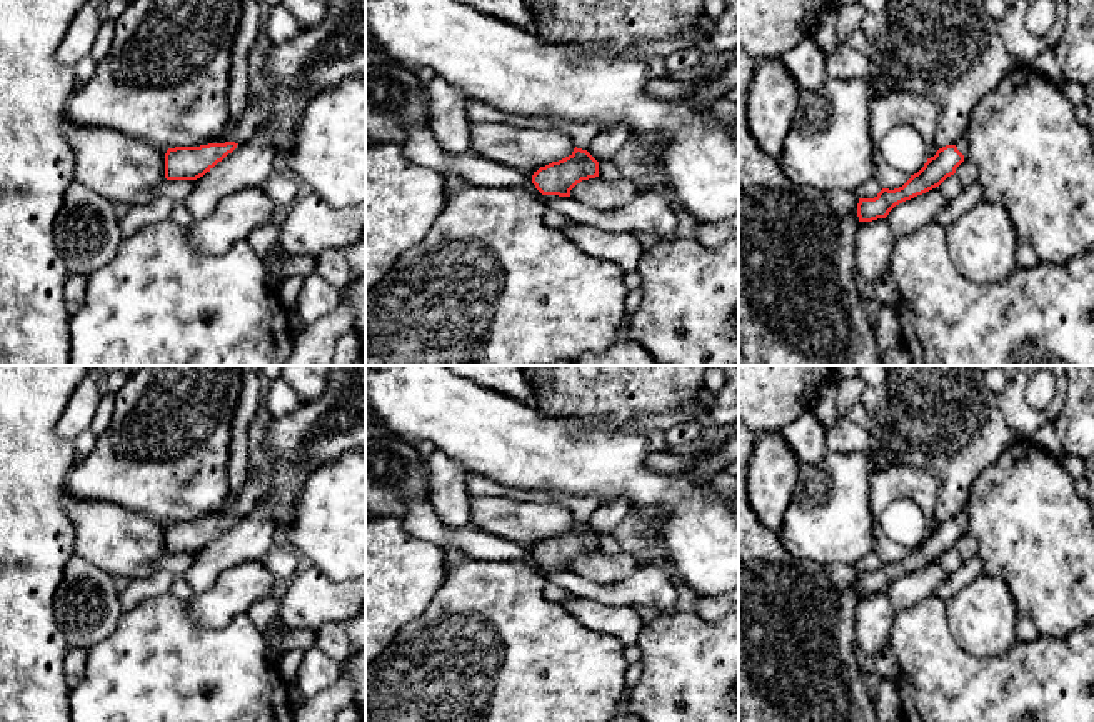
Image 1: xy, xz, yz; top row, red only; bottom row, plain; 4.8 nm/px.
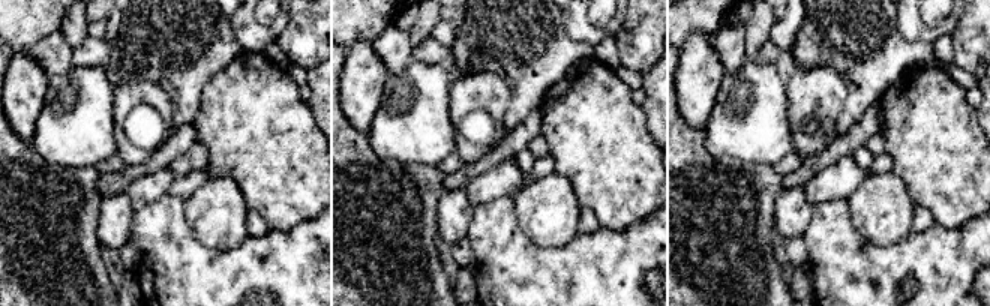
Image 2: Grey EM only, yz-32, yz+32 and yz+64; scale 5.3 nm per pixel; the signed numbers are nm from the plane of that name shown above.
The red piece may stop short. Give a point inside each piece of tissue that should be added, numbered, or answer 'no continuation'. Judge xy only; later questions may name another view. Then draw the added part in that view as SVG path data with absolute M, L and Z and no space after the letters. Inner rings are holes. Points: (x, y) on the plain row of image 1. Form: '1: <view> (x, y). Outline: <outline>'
1: xy (255, 487). Outline: M255 467L250 469L248 477L242 487L240 495L227 497L222 509L213 517L235 515L240 517L245 510L250 510L253 505L270 492L270 480L257 472Z

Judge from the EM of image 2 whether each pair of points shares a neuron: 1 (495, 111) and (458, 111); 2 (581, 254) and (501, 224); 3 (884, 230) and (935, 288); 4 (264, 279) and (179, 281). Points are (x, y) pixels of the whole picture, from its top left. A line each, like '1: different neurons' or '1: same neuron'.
1: same neuron
2: same neuron
3: different neurons
4: same neuron

